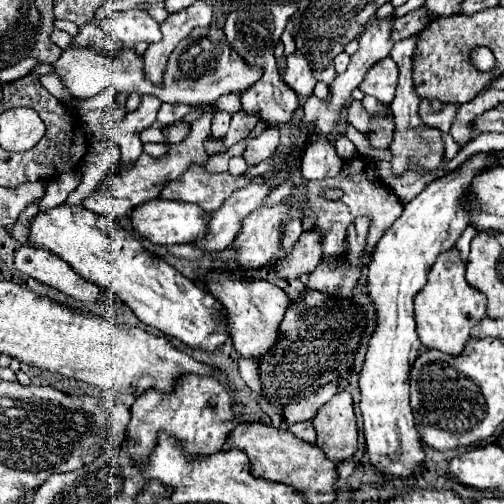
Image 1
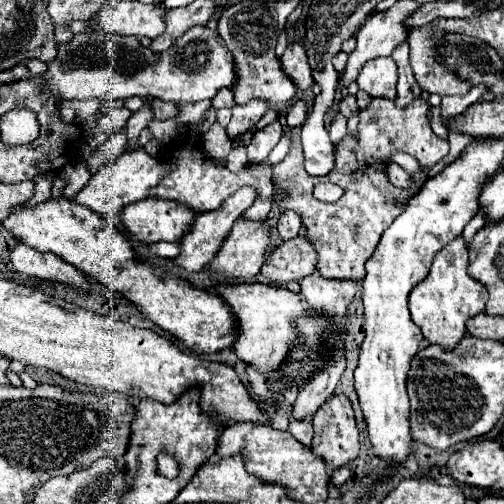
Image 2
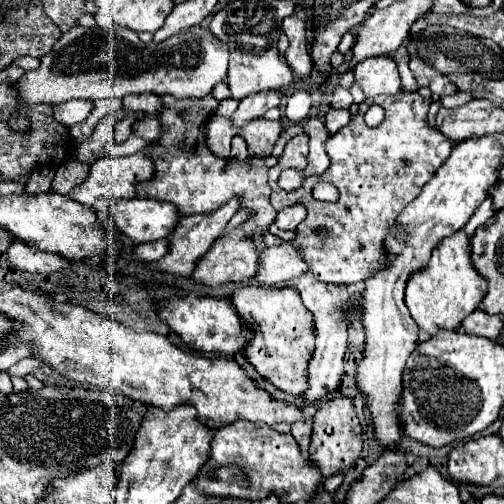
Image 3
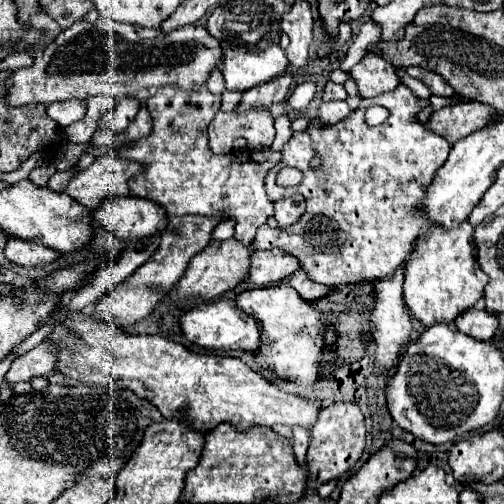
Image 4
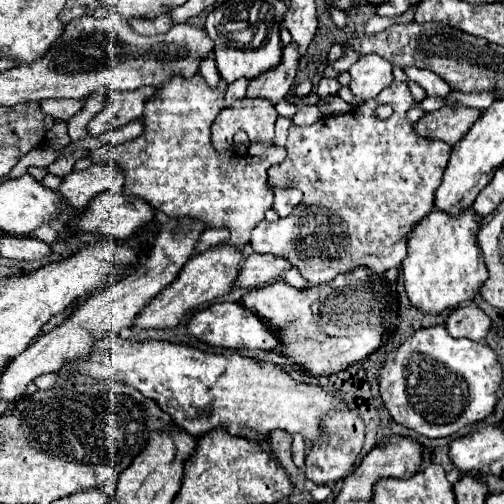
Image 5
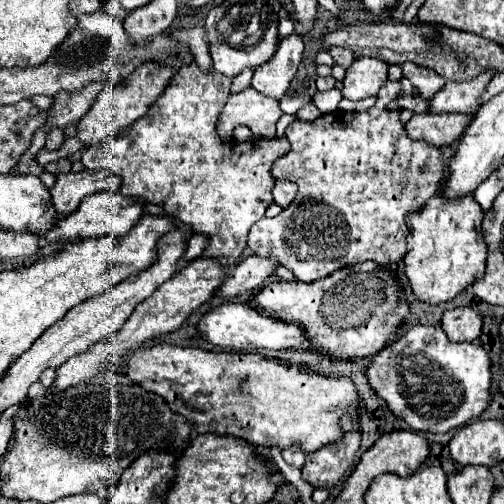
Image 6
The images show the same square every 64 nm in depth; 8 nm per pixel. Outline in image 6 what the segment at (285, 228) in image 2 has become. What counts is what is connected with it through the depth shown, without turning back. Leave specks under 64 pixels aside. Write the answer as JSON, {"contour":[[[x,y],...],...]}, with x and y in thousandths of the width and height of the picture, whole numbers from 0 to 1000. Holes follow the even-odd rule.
{"contour":[[[548,357],[548,365],[544,365],[544,401],[563,417],[571,405],[579,405],[587,397],[587,381],[591,381],[591,369],[583,361]]]}

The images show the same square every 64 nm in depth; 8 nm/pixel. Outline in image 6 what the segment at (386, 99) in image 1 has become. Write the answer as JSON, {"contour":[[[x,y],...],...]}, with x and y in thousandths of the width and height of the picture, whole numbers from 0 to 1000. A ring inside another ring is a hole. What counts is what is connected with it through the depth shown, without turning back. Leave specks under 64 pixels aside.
{"contour":[[[706,115],[679,163],[679,190],[690,198],[722,198],[746,190],[770,155],[770,127],[750,115]]]}

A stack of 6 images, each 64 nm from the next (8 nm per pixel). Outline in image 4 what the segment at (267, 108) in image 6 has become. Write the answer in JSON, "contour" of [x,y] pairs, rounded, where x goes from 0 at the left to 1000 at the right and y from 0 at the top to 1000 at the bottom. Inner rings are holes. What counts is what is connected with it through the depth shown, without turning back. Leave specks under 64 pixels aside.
{"contour":[[[504,214],[484,226],[472,222],[433,222],[413,250],[417,294],[429,306],[460,302],[460,282],[468,274],[488,274],[496,298],[536,294],[548,270],[544,234],[532,214]]]}

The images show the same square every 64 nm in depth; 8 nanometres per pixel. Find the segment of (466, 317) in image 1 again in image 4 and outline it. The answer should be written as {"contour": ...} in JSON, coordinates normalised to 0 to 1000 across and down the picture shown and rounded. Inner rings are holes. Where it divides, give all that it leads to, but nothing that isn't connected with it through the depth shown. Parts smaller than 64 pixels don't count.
{"contour":[[[917,440],[909,452],[861,452],[853,448],[825,476],[825,492],[806,520],[802,556],[802,599],[813,623],[833,635],[845,651],[865,639],[901,639],[913,623],[933,615],[956,587],[968,548],[948,532],[940,512],[940,452]]]}

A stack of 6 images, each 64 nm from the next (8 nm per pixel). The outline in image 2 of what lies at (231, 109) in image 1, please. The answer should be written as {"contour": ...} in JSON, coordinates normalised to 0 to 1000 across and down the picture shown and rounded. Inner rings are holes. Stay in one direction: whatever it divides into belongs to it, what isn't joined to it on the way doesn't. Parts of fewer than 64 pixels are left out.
{"contour":[[[440,175],[440,179],[429,187],[429,194],[421,198],[421,210],[425,210],[429,218],[433,218],[433,214],[464,214],[468,202],[464,202],[464,187],[460,187],[460,179]]]}

